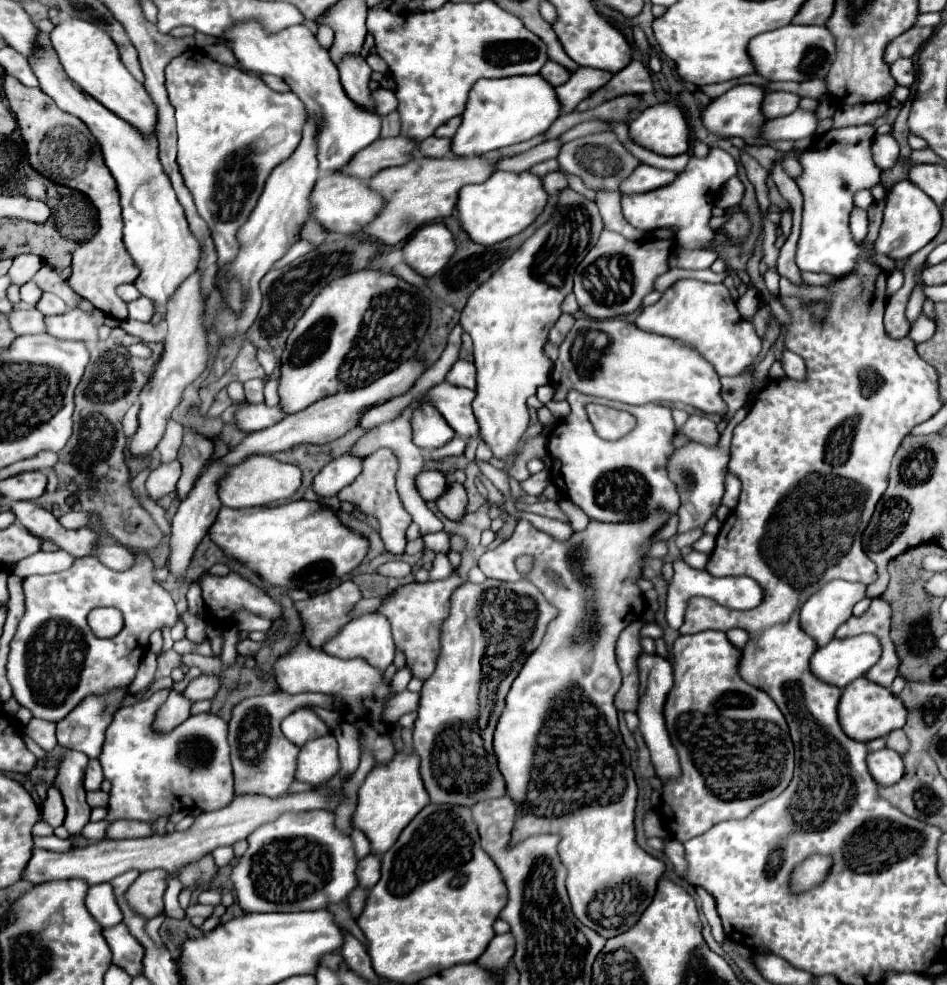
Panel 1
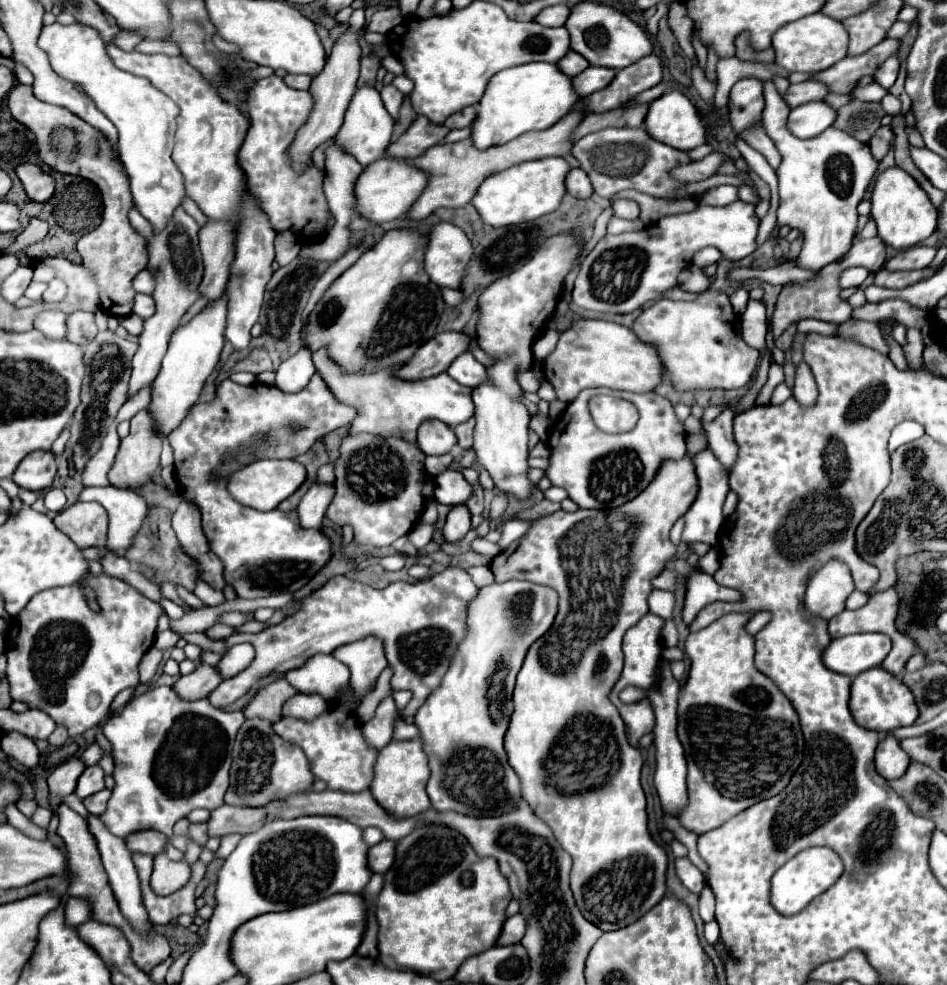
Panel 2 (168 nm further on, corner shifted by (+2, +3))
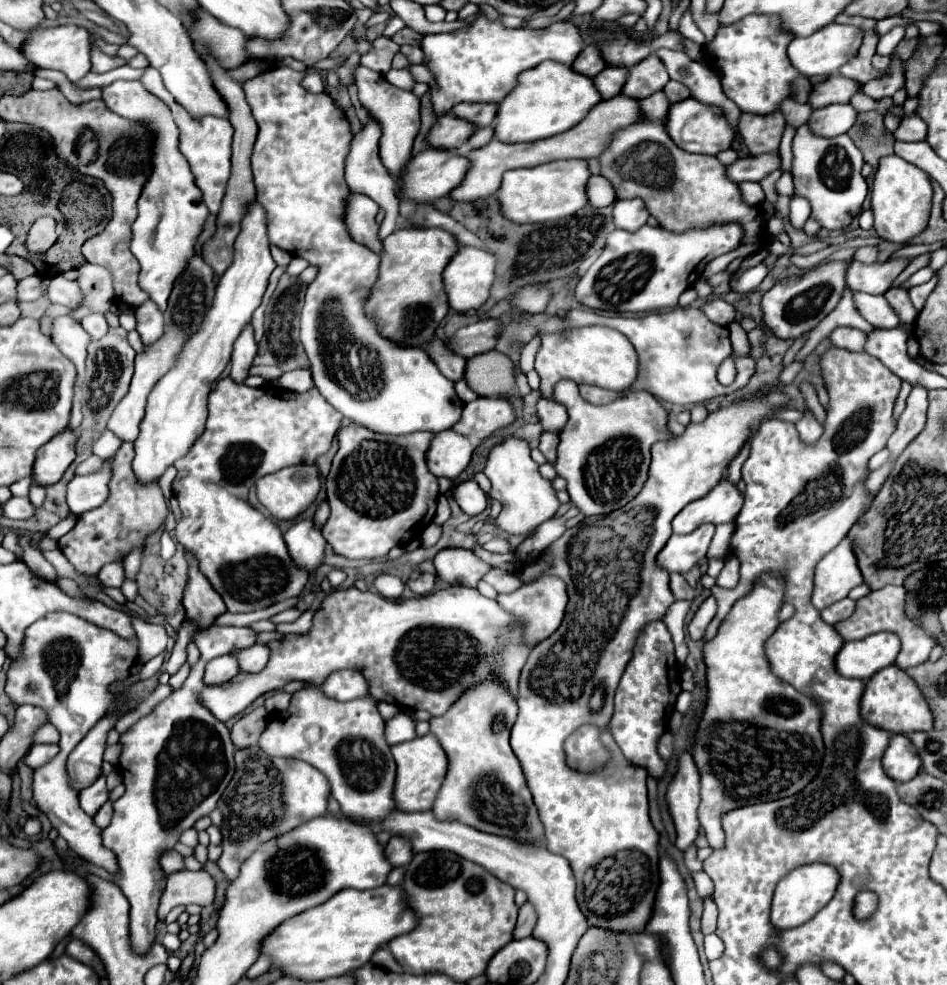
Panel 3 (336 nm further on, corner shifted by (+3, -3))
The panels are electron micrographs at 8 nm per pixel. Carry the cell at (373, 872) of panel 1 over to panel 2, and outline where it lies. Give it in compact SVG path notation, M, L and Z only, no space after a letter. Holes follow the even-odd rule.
M380 841L378 845L370 847L368 851L368 867L374 871L374 873L386 873L394 861L394 847L396 843L394 841Z

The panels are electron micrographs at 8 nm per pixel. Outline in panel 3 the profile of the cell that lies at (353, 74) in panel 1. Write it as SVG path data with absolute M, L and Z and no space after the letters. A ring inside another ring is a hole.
M371 119L369 125L365 125L359 133L353 135L351 149L349 149L349 155L345 161L345 179L347 179L347 185L353 193L361 193L361 195L371 197L379 207L383 207L387 211L387 217L381 223L381 231L379 231L379 237L385 239L395 229L395 223L399 217L399 199L395 197L395 185L393 185L395 181L391 179L391 175L387 173L387 169L383 167L383 163L379 159L379 137L381 137L381 127L377 125L375 119Z

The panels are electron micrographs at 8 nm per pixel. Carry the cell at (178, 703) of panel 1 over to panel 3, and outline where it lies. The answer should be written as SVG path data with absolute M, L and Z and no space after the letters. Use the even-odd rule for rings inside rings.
M221 655L207 663L205 669L205 685L221 685L229 679L233 679L239 673L237 655Z

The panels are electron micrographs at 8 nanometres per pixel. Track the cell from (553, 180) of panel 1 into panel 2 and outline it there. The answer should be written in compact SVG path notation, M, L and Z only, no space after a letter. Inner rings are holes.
M570 169L568 171L568 175L566 175L566 189L568 189L570 195L574 195L578 199L588 199L594 193L588 175L582 169Z

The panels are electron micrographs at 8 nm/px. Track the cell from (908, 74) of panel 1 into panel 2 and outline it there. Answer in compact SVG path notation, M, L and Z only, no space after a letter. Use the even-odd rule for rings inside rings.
M890 57L890 59L880 67L880 71L876 71L876 75L874 75L876 83L880 83L880 85L886 87L886 89L890 89L890 87L894 85L894 79L896 79L896 75L898 75L898 69L900 69L900 65L894 61L894 57Z

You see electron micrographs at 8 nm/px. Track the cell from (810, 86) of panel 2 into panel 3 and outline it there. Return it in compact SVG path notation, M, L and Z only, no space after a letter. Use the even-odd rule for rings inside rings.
M831 75L825 83L819 83L809 93L809 105L813 109L827 107L833 103L849 103L849 99L859 91L859 83L843 77L843 75Z

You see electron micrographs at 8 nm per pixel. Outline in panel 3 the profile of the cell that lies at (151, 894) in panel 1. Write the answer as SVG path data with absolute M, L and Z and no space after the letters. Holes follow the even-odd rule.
M183 869L167 877L167 887L159 905L159 921L169 915L177 905L211 905L215 901L215 879L205 870Z

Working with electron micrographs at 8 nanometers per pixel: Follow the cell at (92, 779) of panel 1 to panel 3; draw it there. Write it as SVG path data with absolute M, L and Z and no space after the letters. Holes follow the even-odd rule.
M101 775L91 787L83 789L79 793L79 803L81 803L81 809L93 817L97 813L97 809L109 799L109 793L107 793L107 787L105 787L105 777Z

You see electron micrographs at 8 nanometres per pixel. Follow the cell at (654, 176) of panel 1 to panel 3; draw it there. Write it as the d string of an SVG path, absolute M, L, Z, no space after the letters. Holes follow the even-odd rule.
M777 151L777 153L769 153L769 155L739 159L727 167L727 173L729 173L729 179L735 183L741 183L741 181L757 181L759 183L769 173L777 171L779 165L781 165L781 157Z

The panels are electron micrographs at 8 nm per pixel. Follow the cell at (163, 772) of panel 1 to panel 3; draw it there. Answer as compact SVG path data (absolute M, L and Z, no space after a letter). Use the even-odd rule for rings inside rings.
M213 625L209 629L199 631L195 635L195 645L201 651L201 661L191 669L191 675L185 681L185 685L179 691L171 693L165 701L161 701L147 717L137 721L119 739L119 743L123 745L119 773L123 777L125 793L113 803L115 813L113 813L111 825L101 833L101 839L103 839L103 845L115 853L117 863L119 863L119 871L109 881L115 883L131 903L131 939L129 941L131 941L133 953L137 953L137 955L145 955L151 949L151 945L155 943L157 907L159 907L159 899L163 895L165 881L167 881L165 879L167 873L159 865L161 853L165 853L167 849L173 849L175 843L179 841L179 835L185 829L193 827L197 819L209 815L217 807L217 801L219 801L221 793L225 791L227 783L231 781L233 769L235 769L235 763L233 763L235 745L229 739L229 729L221 721L217 721L197 699L199 691L205 685L203 683L203 669L205 669L207 661L211 661L213 657L221 657L231 651L241 651L241 649L247 649L255 643L257 643L257 631L253 631L249 627Z

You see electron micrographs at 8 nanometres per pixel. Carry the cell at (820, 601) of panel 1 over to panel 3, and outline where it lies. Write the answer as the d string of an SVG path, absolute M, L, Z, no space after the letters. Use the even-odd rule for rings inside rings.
M847 535L835 549L831 549L815 567L815 589L811 603L817 609L845 599L849 591L863 583L861 571L857 567L857 557L853 553L853 541Z

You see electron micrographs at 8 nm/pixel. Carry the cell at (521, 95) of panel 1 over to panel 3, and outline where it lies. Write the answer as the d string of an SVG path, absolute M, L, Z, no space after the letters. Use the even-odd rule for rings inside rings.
M543 61L537 69L521 73L517 89L513 89L499 105L495 139L503 143L531 143L559 135L585 119L589 109L601 99L603 97L597 93L591 77L577 73L571 65Z

